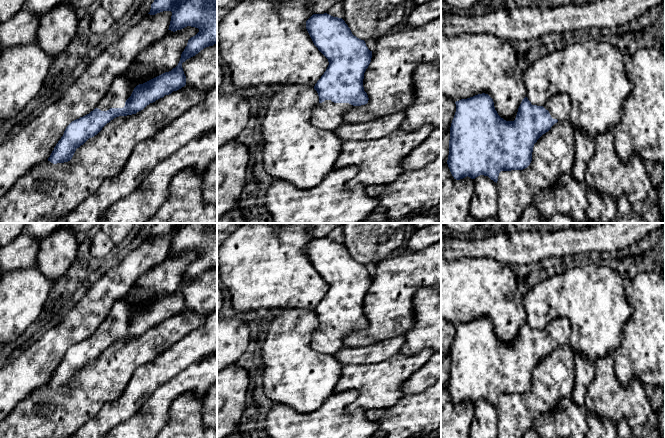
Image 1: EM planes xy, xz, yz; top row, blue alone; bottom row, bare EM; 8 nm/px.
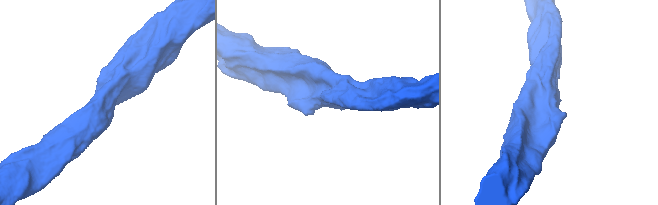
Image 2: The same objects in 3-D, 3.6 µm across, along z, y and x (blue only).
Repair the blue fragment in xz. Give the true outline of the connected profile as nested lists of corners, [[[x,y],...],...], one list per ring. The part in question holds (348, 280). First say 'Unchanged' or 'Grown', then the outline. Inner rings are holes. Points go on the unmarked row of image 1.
Grown. [[[327,237],[313,238],[306,245],[306,253],[329,286],[314,310],[319,328],[314,332],[310,346],[317,352],[334,355],[346,347],[344,339],[348,334],[368,327],[363,303],[372,275],[364,264],[352,258],[342,242]]]

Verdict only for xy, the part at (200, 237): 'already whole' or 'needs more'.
needs more

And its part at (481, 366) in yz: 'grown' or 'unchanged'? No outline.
grown

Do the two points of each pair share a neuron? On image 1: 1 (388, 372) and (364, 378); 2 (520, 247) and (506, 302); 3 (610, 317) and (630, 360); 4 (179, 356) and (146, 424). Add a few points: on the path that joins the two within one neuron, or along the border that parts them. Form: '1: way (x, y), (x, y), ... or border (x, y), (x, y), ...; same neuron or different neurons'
1: way (382, 378), (370, 378); same neuron
2: border (486, 256), (508, 265); different neurons
3: border (628, 319), (624, 328), (624, 338), (614, 352); different neurons
4: border (186, 368), (160, 385), (148, 396); different neurons

